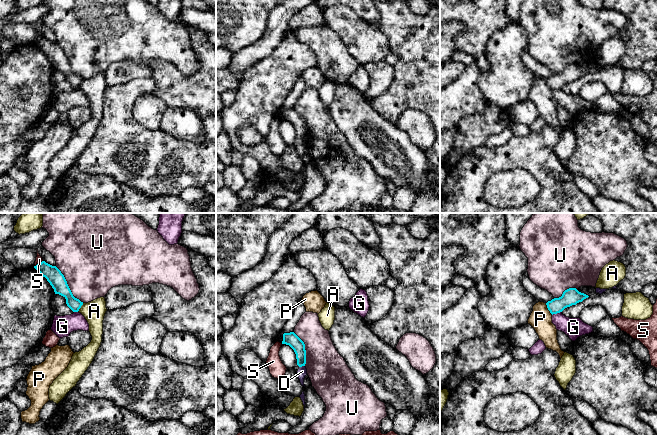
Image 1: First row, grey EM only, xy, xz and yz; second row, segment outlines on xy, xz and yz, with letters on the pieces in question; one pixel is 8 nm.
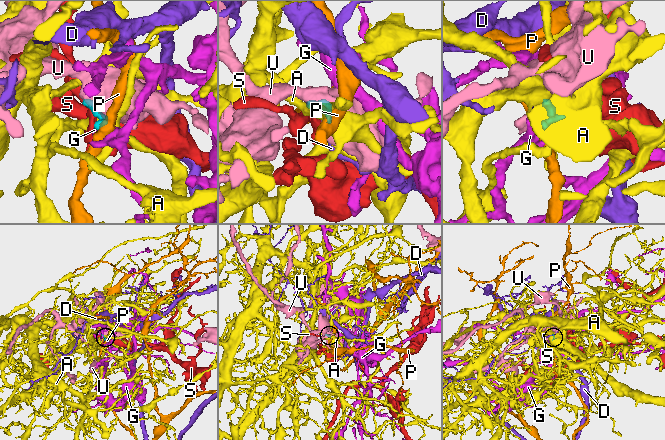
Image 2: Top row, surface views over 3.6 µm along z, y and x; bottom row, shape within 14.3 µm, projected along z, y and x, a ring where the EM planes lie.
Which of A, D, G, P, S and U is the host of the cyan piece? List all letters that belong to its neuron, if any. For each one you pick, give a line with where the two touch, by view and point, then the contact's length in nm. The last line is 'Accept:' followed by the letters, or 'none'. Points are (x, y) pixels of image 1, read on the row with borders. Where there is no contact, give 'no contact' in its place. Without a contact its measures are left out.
D: contact xz (301, 366); length 50 nm
Accept: D

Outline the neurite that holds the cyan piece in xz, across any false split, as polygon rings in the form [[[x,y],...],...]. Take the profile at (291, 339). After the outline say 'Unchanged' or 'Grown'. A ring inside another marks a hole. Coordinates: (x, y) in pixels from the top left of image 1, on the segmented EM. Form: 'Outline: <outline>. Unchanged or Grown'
Outline: [[[284,333],[282,344],[289,345],[296,354],[297,365],[299,369],[297,371],[297,376],[300,380],[302,386],[304,385],[304,378],[307,375],[306,364],[306,350],[304,342],[294,333]]]. Grown

